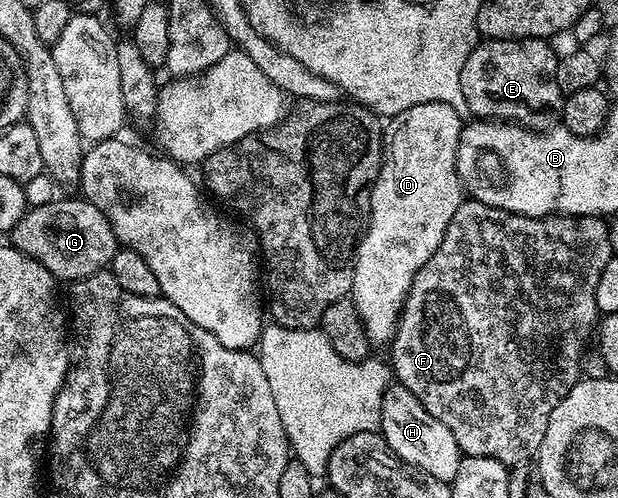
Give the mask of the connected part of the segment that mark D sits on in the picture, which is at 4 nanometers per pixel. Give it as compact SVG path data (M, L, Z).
M443 103L411 105L411 109L403 109L403 113L392 116L383 131L381 168L371 193L369 222L357 244L351 292L355 309L359 309L359 317L373 345L392 344L413 279L417 271L427 265L435 249L439 249L443 233L447 233L447 225L451 225L452 211L459 209L463 201L463 184L455 169L454 156L445 155L441 148L445 143L445 115L447 108Z

